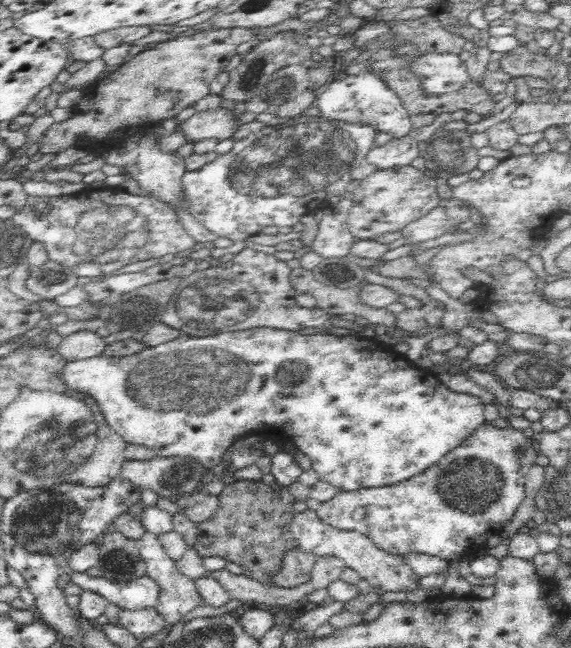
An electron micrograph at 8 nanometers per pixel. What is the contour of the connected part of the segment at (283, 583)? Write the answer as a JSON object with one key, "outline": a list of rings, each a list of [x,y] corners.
{"outline":[[[299,547],[292,548],[284,554],[282,566],[272,574],[272,584],[280,588],[296,588],[311,577],[317,556]]]}

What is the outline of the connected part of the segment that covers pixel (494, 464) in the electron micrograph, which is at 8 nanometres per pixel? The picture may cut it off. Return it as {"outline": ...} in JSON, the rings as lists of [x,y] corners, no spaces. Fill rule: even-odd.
{"outline":[[[482,423],[464,442],[444,454],[424,472],[392,486],[339,490],[334,498],[323,502],[315,511],[322,522],[340,530],[356,530],[367,536],[380,550],[394,556],[405,557],[409,553],[420,553],[449,561],[468,555],[475,556],[486,547],[486,542],[494,534],[501,533],[502,528],[516,514],[516,509],[524,498],[526,475],[536,464],[537,455],[532,440],[524,436],[522,430],[514,429],[510,424],[497,428],[490,423]],[[519,449],[522,451],[521,456],[516,455]]]}

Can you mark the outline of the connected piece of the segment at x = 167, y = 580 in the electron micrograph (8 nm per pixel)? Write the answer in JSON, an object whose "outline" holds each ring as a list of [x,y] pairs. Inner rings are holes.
{"outline":[[[146,531],[135,541],[135,545],[139,550],[139,556],[146,565],[146,575],[156,579],[158,585],[160,585],[158,606],[155,607],[158,614],[162,615],[162,619],[165,620],[165,627],[178,629],[179,626],[183,624],[182,618],[184,618],[188,612],[204,604],[203,598],[198,594],[197,588],[195,587],[195,581],[191,578],[184,577],[183,574],[177,570],[176,561],[168,557],[164,547],[162,547],[162,543],[158,541],[157,535]]]}

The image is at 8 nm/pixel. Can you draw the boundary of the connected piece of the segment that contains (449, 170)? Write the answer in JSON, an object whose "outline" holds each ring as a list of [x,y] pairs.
{"outline":[[[442,126],[428,140],[419,143],[419,156],[426,160],[428,173],[434,173],[444,182],[475,170],[480,159],[477,151],[466,130],[447,131]]]}

